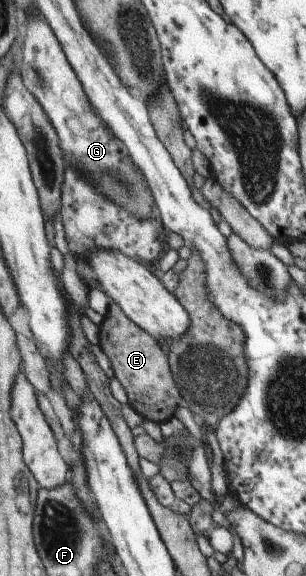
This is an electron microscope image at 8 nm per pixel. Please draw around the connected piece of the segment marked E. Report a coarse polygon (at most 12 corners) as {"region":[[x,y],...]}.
{"region":[[111,302],[99,348],[128,404],[160,424],[183,405],[167,356]]}

